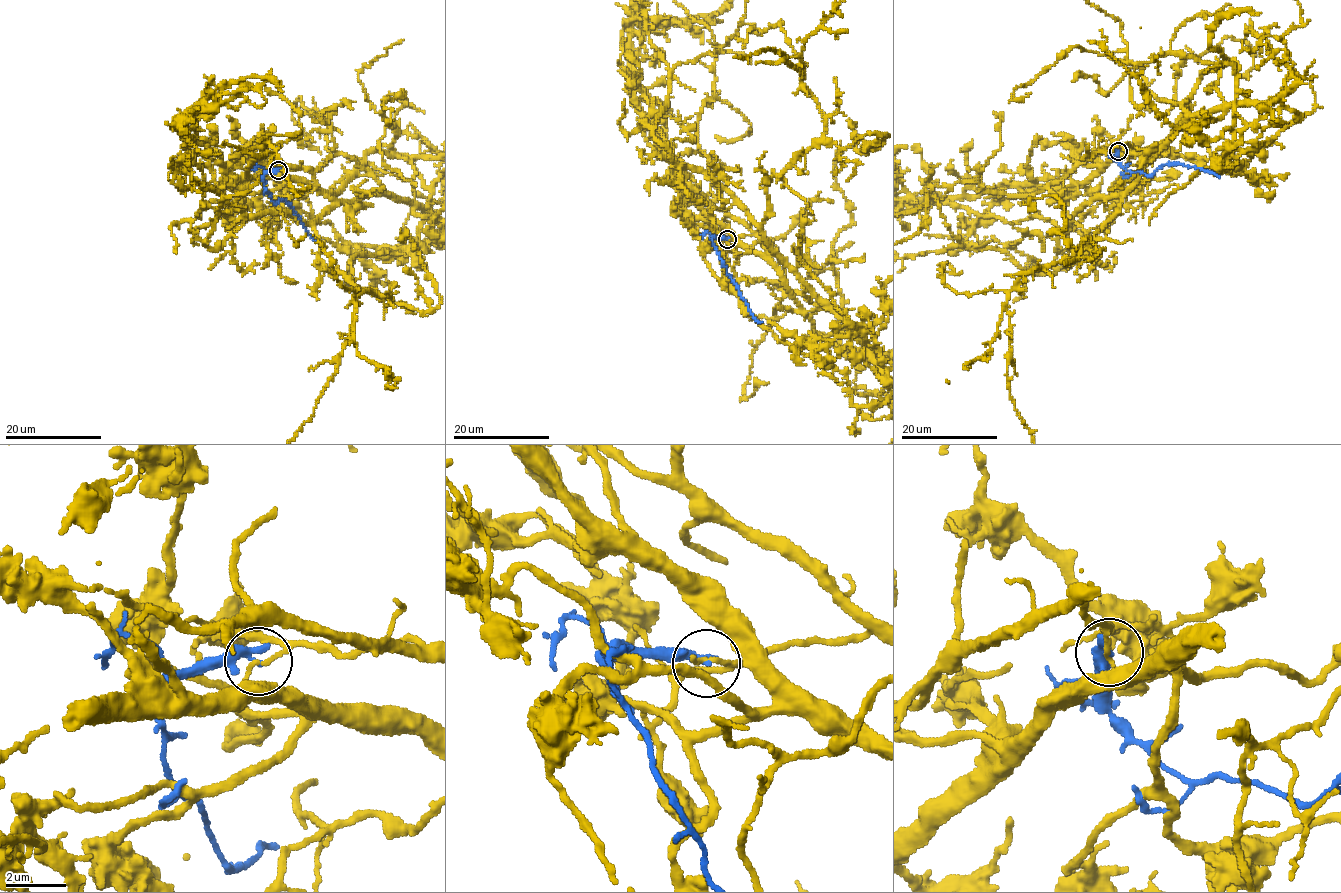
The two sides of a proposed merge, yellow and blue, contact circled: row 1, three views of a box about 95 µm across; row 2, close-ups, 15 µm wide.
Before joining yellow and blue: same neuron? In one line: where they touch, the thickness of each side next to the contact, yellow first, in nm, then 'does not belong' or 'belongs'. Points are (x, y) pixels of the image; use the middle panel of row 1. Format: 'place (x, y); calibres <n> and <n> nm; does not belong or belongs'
place (727, 239); calibres 100 and 220 nm; does not belong

